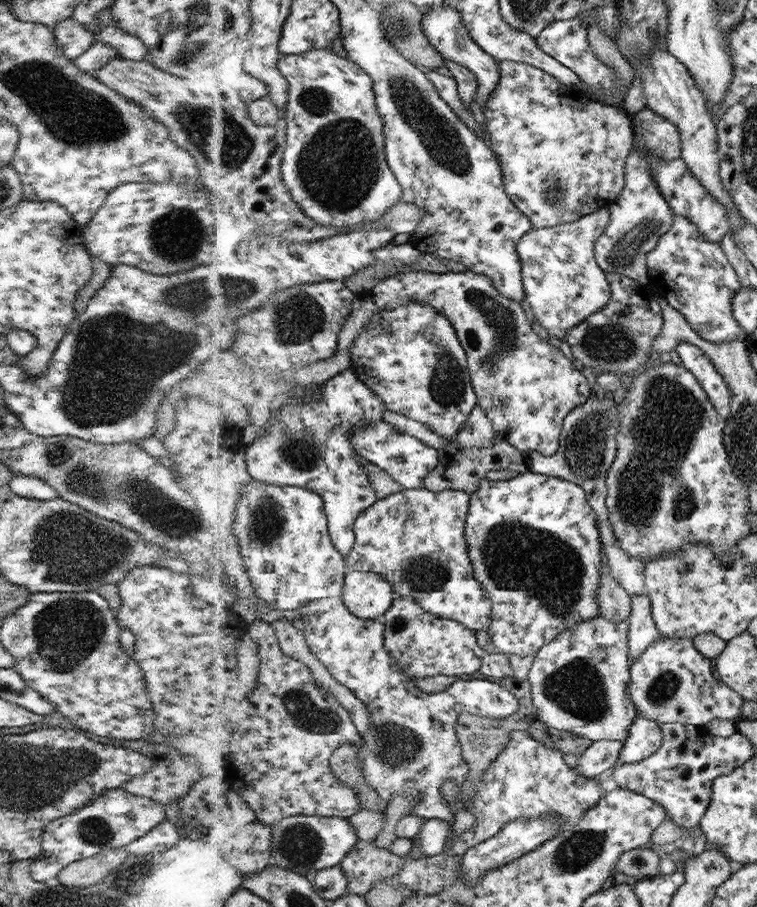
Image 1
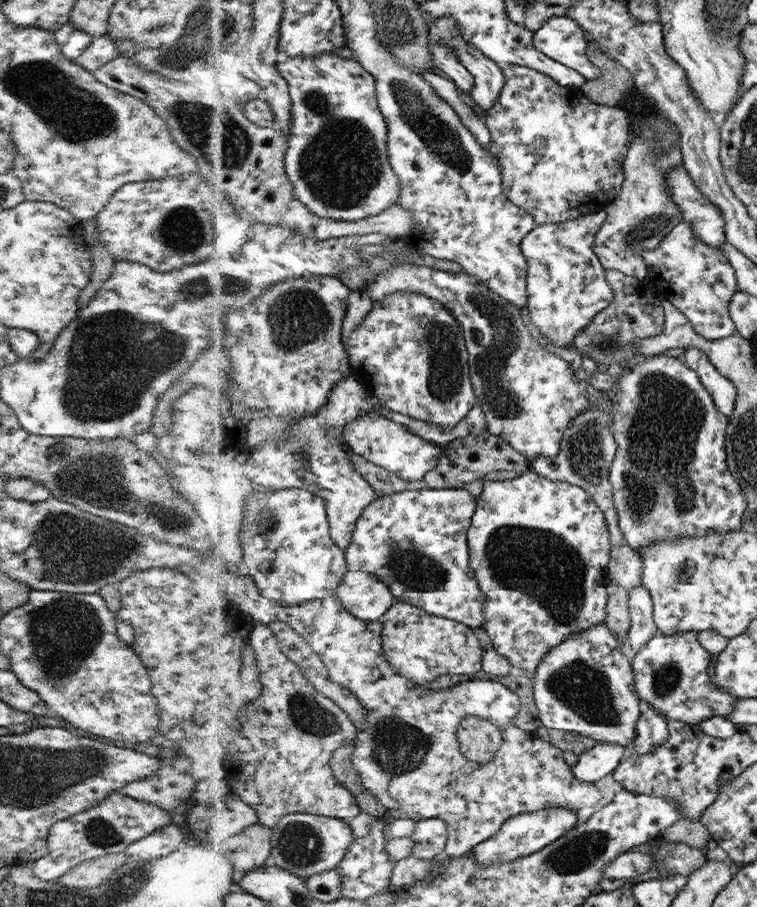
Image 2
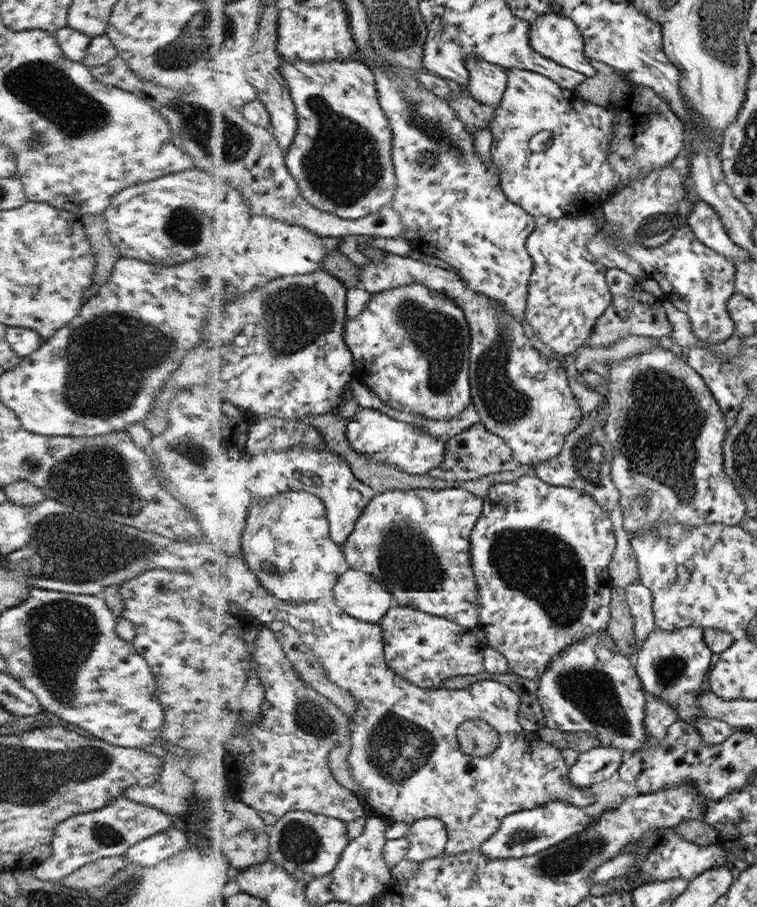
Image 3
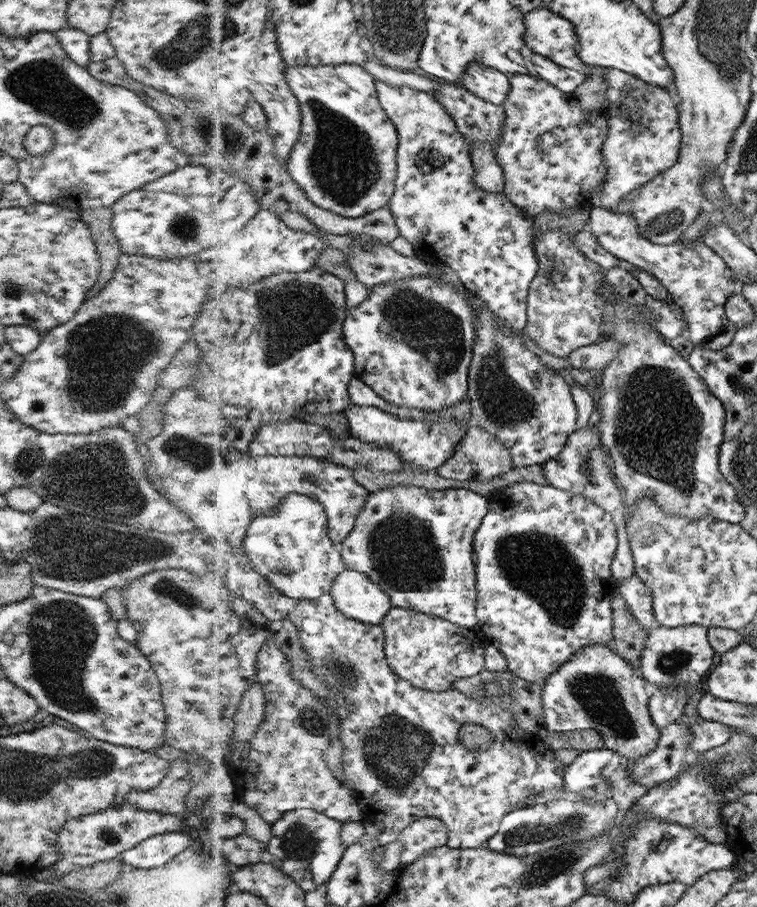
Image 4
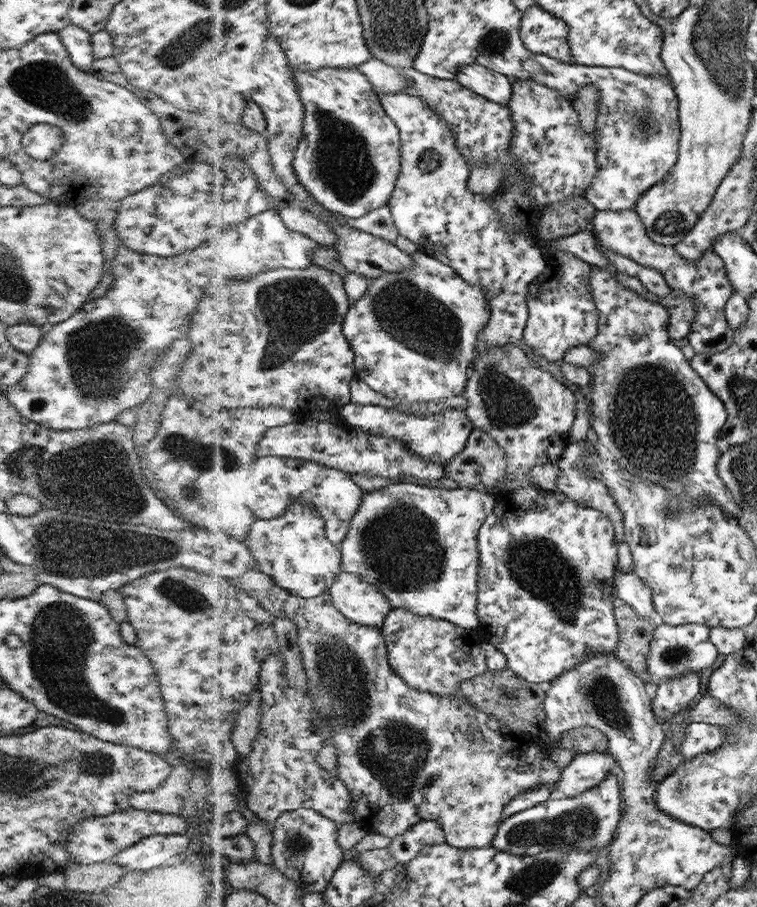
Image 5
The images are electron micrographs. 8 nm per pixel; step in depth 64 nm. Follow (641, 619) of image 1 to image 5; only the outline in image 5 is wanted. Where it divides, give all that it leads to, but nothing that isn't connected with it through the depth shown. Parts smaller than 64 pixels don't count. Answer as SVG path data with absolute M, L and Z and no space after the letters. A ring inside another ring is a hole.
M631 570L614 571L614 591L619 600L634 607L642 618L654 616L650 587Z

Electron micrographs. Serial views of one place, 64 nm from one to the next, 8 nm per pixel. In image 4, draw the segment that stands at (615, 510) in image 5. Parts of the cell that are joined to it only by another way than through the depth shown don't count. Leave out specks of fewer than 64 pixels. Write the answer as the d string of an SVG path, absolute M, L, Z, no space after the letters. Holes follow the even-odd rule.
M595 428L583 430L571 434L567 438L565 448L557 457L545 462L542 467L542 475L549 483L549 486L557 487L558 490L569 491L582 498L602 507L607 514L610 514L617 528L618 546L614 554L612 571L616 584L623 579L634 576L634 558L630 552L629 538L626 534L625 506L620 498L617 488L613 484L612 474L606 463L605 456L610 456L608 449L603 446L602 438Z

